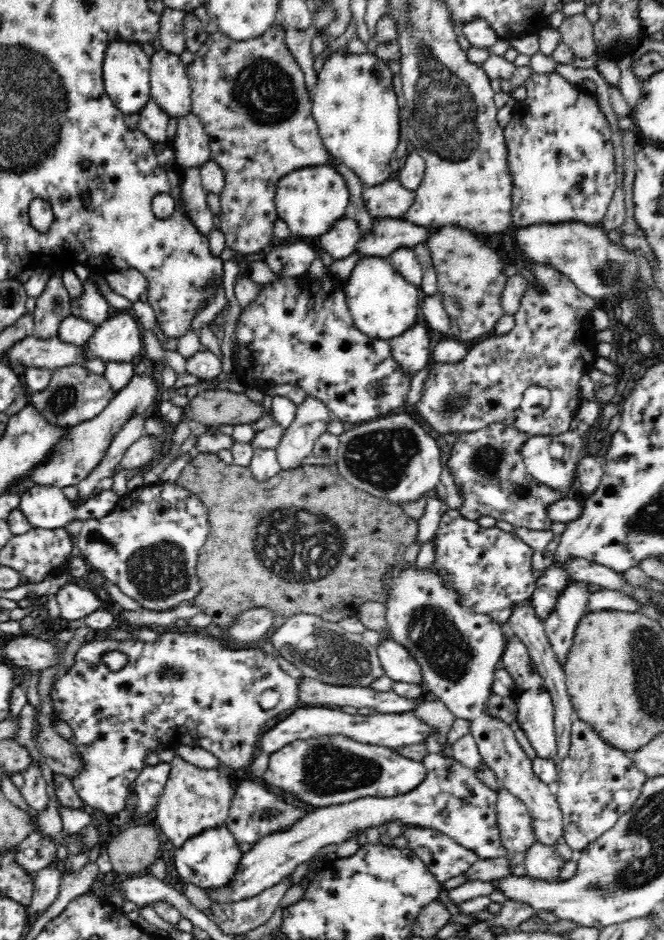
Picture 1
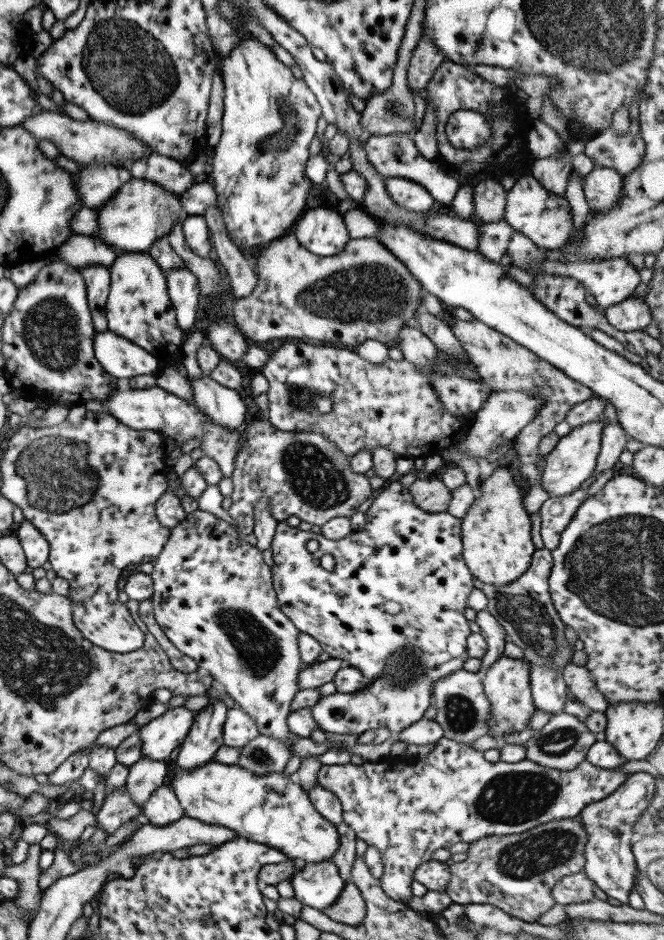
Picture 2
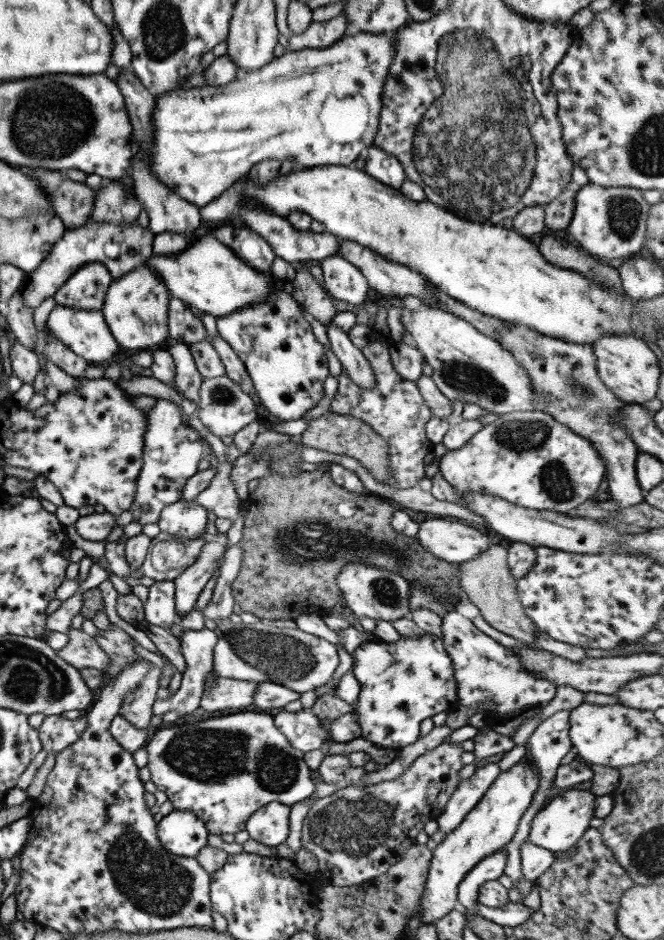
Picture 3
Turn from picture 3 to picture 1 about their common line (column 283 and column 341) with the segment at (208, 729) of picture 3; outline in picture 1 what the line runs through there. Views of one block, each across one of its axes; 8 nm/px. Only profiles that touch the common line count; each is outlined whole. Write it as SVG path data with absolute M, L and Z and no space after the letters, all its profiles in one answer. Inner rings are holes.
M322 736L308 740L296 740L279 751L273 752L268 760L267 770L261 780L278 786L300 799L310 809L328 807L332 804L346 804L365 797L389 798L406 795L427 778L423 761L410 760L393 752L392 748L376 744L360 744L343 736Z

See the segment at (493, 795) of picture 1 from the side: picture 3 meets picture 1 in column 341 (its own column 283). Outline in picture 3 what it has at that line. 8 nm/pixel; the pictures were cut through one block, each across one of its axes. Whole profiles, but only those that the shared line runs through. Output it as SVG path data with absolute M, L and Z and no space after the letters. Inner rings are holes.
M269 803L259 807L245 822L244 830L249 838L265 846L277 846L287 838L289 807L281 803Z

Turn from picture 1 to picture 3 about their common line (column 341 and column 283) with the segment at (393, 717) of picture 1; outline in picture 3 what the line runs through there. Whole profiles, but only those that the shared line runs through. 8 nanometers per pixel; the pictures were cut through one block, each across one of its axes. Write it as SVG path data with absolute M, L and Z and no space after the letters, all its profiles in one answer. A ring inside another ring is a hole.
M303 708L296 712L280 711L273 717L275 728L287 742L302 753L309 750L323 750L334 744L327 724L311 711Z

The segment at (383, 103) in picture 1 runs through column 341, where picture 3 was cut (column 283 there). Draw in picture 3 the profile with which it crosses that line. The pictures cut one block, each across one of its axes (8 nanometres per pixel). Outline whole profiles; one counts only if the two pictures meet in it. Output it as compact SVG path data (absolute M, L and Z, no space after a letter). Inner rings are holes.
M350 31L341 36L334 44L323 49L303 48L299 51L285 51L281 56L273 58L265 67L259 68L255 71L240 71L236 80L225 85L193 87L192 89L175 88L172 92L155 96L155 109L152 113L153 119L153 140L149 140L149 162L150 170L157 174L160 182L165 182L165 186L173 192L177 192L179 197L185 199L187 202L202 206L205 203L211 202L217 198L225 189L232 186L237 180L247 176L247 172L261 161L267 159L275 159L279 162L283 160L290 160L293 170L301 170L305 168L313 168L317 166L348 166L352 164L361 150L372 145L375 134L377 134L377 127L379 127L378 115L381 107L381 94L386 73L390 67L394 56L394 49L392 48L392 40L394 40L395 32L382 33L373 35L370 33L363 33L357 31Z

